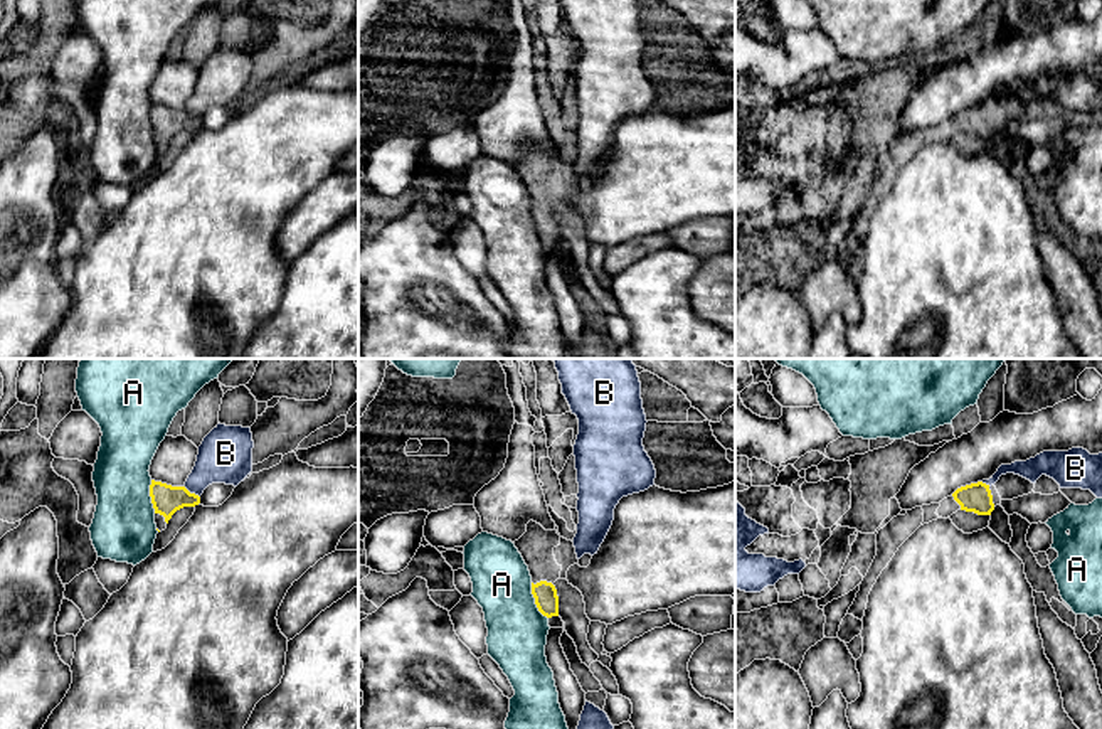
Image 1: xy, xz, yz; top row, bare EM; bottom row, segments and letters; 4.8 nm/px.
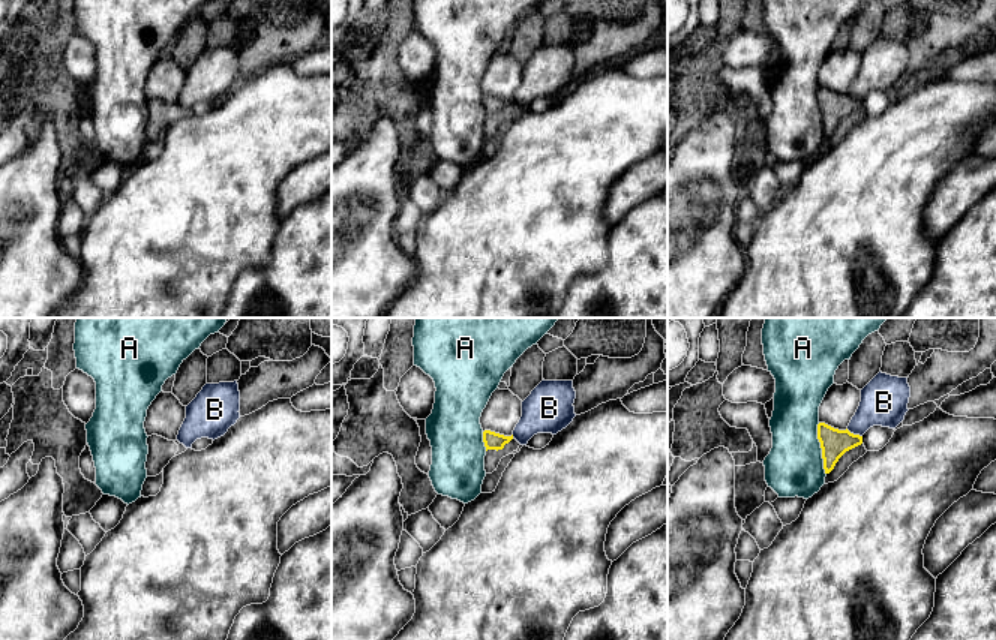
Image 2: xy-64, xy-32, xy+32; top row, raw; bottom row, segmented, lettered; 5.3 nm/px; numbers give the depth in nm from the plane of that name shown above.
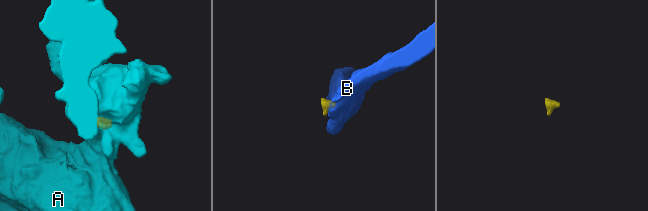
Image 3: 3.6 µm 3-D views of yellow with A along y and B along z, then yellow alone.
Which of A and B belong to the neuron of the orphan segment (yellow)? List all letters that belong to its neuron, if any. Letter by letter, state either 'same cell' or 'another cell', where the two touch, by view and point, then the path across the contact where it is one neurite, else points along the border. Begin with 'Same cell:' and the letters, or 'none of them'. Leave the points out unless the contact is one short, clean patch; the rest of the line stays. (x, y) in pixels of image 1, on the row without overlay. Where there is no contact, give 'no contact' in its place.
Same cell: none of them
A: another cell; meets yellow in xz at (535, 224); border along xz (530, 206), (534, 226), (547, 241)
B: another cell; meets yellow in xy at (192, 117); border along xy (184, 110), (199, 120)

